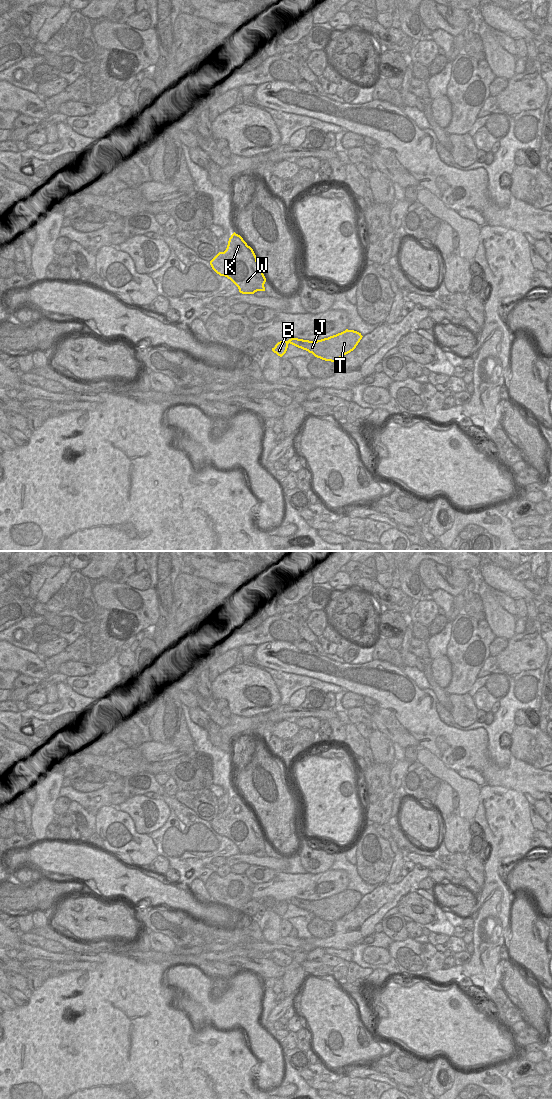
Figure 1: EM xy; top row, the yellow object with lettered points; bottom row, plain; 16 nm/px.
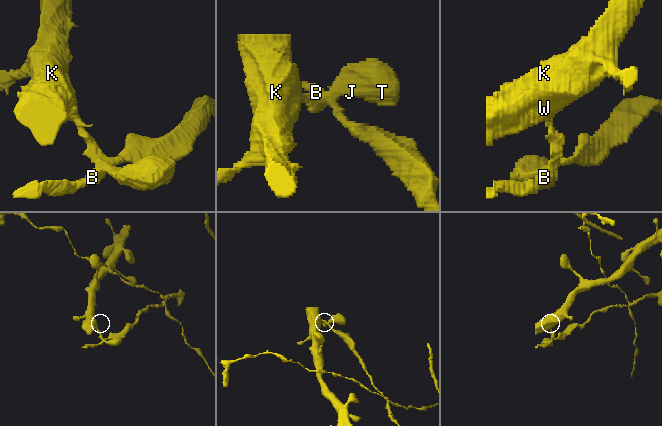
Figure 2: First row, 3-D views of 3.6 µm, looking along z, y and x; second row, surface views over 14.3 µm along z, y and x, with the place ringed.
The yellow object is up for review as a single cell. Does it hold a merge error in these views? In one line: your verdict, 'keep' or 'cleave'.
cleave

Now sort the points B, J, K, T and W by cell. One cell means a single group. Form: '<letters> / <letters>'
B / J K T W

